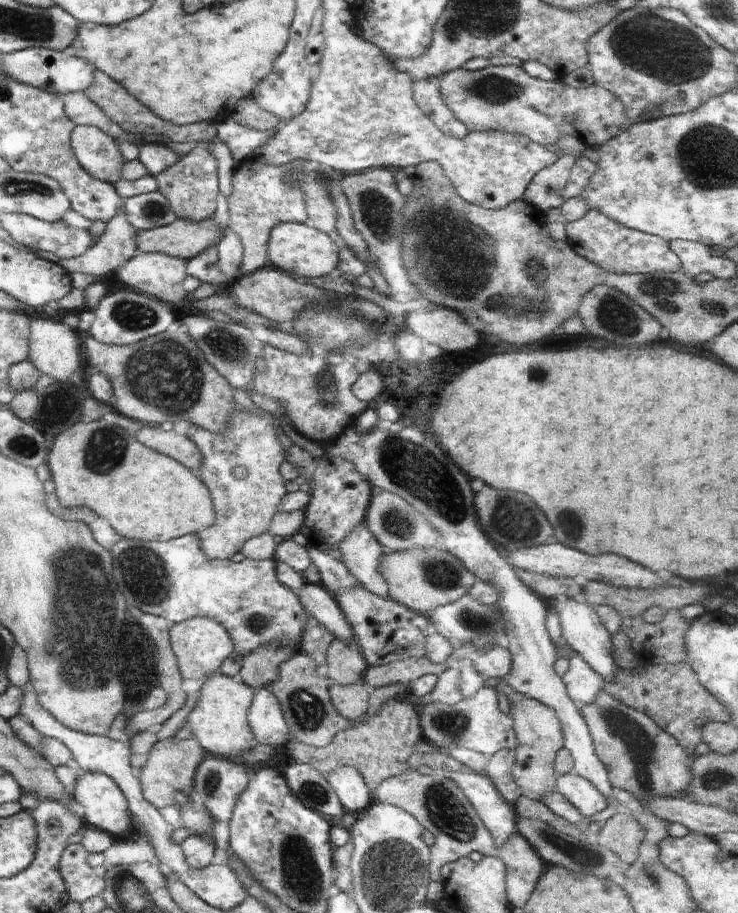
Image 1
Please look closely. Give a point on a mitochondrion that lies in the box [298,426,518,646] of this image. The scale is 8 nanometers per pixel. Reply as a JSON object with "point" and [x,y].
{"point":[410,466]}

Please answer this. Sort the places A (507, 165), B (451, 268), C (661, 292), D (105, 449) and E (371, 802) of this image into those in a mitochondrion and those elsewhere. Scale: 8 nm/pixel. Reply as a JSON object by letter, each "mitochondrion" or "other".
{"A":"other","B":"mitochondrion","C":"mitochondrion","D":"mitochondrion","E":"other"}

